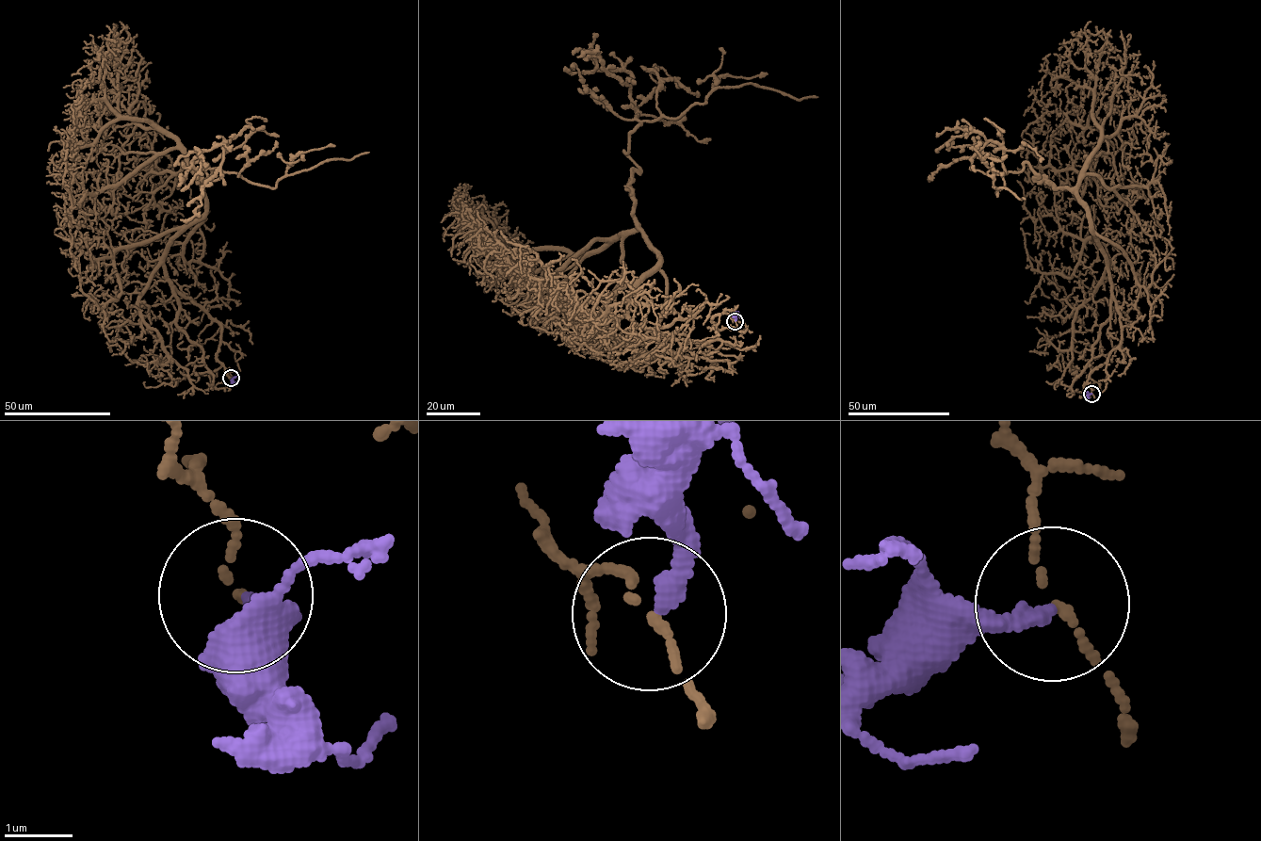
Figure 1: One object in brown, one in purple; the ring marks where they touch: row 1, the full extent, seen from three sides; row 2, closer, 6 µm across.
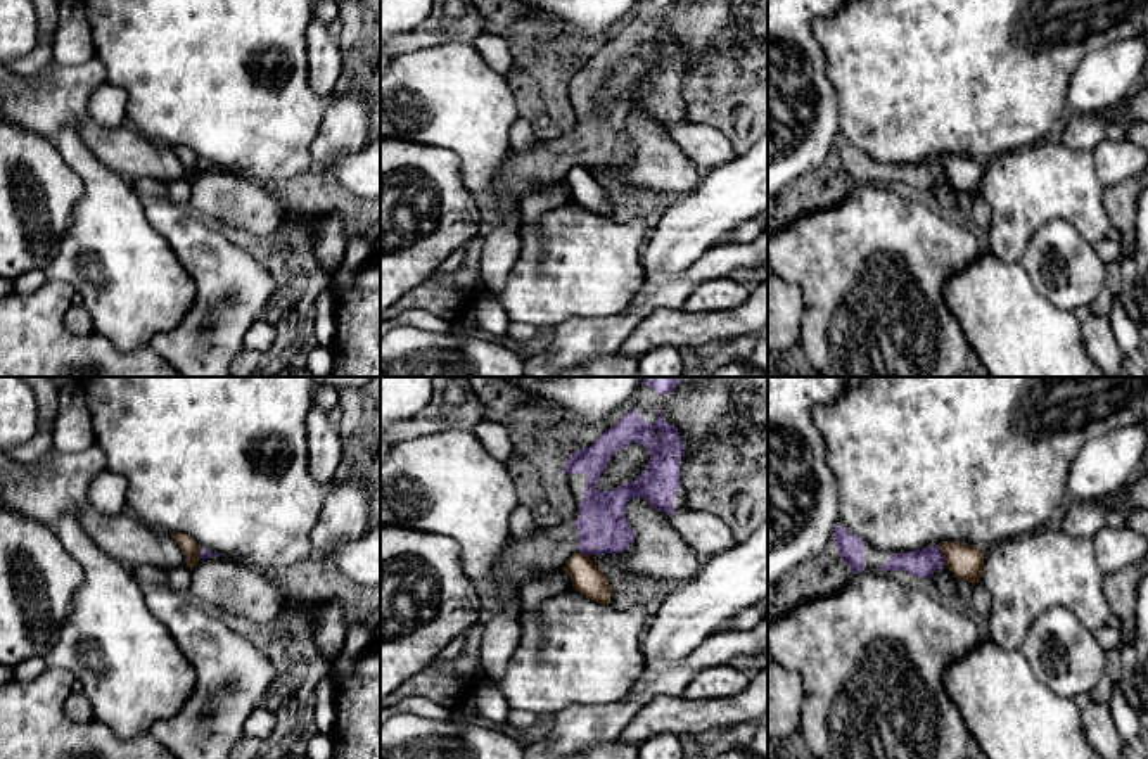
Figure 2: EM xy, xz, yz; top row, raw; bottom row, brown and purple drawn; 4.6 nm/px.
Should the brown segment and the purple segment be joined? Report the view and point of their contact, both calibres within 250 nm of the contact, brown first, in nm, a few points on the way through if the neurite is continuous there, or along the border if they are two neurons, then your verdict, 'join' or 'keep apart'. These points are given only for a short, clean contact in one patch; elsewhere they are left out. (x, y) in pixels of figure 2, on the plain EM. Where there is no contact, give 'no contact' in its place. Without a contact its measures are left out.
yz (943, 166) | 160/130 nm | along yz (937, 158), (944, 177) | keep apart

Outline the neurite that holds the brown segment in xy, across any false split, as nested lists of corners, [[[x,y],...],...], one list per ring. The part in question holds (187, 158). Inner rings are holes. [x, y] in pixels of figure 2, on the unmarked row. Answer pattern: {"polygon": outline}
{"polygon": [[[169,145],[169,147],[183,164],[187,180],[192,182],[199,175],[199,166],[202,161],[187,147],[182,145]]]}

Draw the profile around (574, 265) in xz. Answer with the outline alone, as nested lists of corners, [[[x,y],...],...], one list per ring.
[[[571,201],[519,233],[520,256],[494,299],[520,325],[539,328],[567,320],[605,320],[622,313],[645,284],[640,252],[650,228],[643,220],[617,223]]]

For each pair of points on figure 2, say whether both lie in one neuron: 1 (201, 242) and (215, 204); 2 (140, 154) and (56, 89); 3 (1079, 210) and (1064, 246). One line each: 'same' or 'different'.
1: different
2: same
3: different

